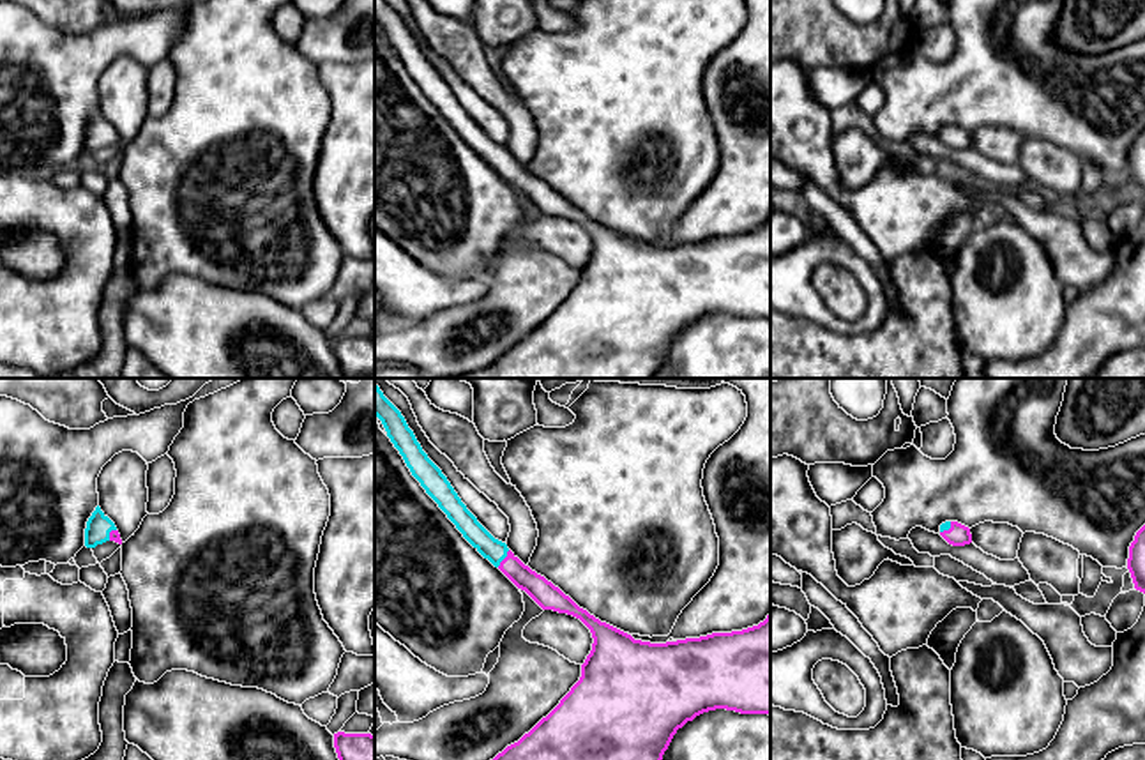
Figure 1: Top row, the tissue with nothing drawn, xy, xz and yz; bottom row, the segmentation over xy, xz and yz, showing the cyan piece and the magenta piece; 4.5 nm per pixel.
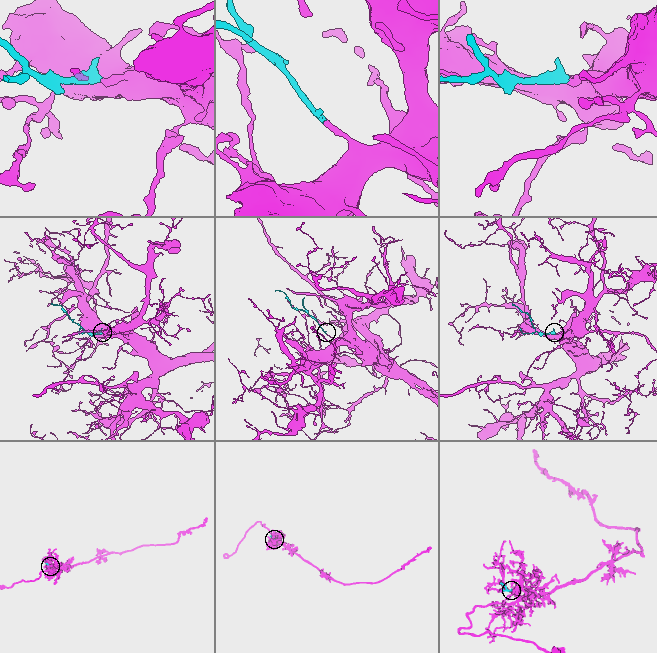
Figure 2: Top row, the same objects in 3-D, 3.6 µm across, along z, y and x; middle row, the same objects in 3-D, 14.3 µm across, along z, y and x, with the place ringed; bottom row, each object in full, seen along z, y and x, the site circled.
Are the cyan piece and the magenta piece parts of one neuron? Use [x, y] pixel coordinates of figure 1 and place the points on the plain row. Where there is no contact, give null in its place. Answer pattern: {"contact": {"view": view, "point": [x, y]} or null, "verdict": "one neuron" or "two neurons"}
{"contact": {"view": "xz", "point": [504, 161]}, "verdict": "one neuron"}

